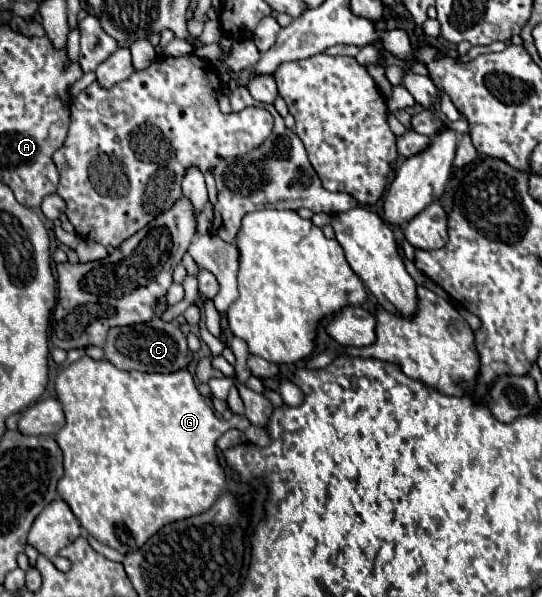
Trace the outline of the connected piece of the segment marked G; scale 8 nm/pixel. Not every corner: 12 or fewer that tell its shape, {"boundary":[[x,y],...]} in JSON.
{"boundary":[[187,368],[55,376],[57,494],[121,554],[225,486]]}

